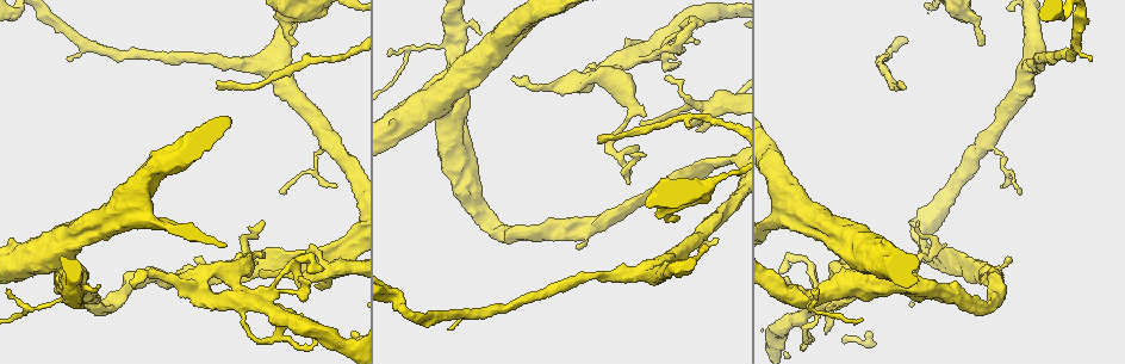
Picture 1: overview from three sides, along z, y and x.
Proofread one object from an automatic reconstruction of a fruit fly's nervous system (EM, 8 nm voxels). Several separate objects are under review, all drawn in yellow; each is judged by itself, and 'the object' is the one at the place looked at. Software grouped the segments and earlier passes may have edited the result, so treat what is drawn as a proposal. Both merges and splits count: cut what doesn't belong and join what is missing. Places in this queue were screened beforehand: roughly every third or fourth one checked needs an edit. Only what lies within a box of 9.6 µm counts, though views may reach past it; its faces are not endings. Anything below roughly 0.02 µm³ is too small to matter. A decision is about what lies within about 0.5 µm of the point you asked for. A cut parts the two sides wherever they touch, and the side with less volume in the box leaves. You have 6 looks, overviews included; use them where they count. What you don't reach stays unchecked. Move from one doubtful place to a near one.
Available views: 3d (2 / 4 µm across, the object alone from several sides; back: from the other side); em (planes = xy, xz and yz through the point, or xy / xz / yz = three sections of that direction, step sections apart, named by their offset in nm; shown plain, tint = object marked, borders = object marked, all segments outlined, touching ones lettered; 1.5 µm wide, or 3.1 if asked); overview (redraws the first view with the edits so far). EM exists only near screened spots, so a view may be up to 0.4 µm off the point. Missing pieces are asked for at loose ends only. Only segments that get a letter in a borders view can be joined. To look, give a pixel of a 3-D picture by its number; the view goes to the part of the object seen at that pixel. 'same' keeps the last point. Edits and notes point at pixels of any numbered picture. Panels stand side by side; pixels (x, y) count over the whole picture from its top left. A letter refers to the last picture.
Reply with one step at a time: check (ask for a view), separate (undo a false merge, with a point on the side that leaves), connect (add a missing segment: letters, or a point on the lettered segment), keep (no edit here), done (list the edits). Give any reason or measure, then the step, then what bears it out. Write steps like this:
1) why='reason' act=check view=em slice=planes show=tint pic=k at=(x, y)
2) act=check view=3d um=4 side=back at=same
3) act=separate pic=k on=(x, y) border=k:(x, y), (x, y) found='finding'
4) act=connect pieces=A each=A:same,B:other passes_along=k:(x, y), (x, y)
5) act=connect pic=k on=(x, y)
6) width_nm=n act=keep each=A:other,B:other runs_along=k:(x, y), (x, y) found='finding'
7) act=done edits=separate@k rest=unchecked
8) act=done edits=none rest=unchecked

why='branch stops here' act=check view=em slice=planes show=plain pic=1 at=(317, 285)

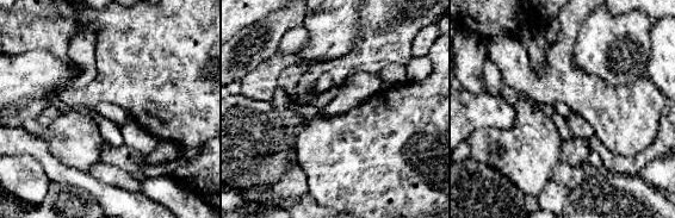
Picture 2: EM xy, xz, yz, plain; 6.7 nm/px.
why='what lies round it' act=check view=em slice=planes show=borders at=same

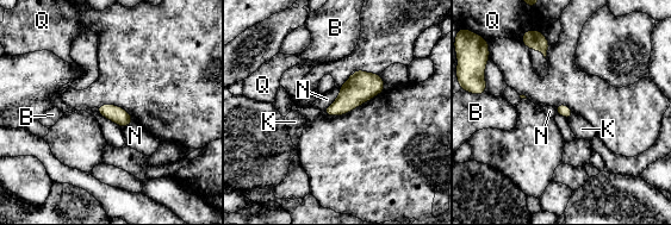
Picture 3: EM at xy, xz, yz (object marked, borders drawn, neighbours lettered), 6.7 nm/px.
longest_contact=N:190nm act=keep each=B:other,K:other,N:other,Q:other border=3:(573, 113), (567, 120) found='no lettered segment goes on from it'

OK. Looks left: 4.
why='arms part here' act=check view=em slice=planes show=plain pic=1 at=(577, 81)

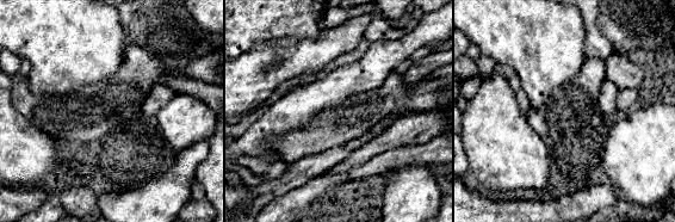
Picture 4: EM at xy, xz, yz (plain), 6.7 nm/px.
act=check view=em slice=planes show=borders at=same

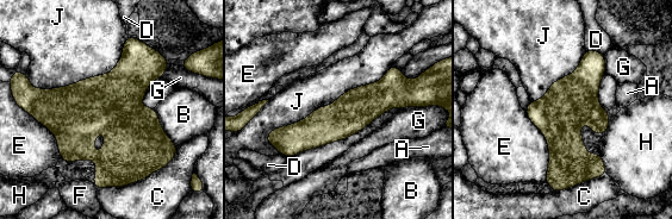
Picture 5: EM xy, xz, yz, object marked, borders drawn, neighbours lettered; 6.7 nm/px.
act=keep each=A:other,B:other,C:other,D:other,E:other,F:other,G:other,H:other,J:other runs_along=5:(595, 54), (565, 107), (557, 188) found='all the same neuron'

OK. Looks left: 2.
why='tapers out' act=check view=3d um=2 side=back pic=1 at=(264, 221)

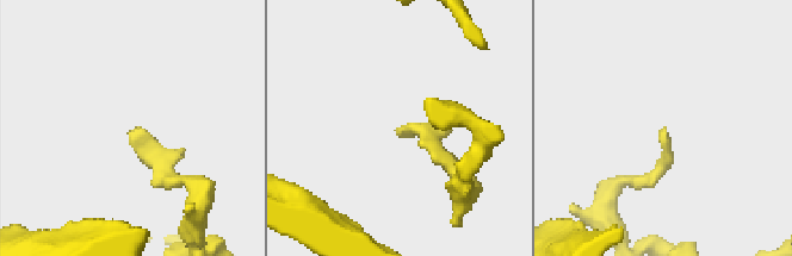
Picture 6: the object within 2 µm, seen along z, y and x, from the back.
why='shape alone is not enough' act=check view=em slice=planes show=borders pic=6 at=(665, 133)

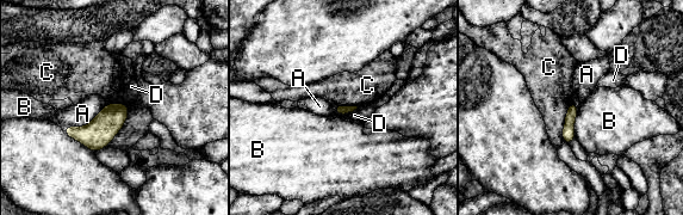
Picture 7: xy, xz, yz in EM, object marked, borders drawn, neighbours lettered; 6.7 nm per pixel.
act=keep each=A:other,B:other,C:other,D:other border=7:(571, 102), (565, 117), (563, 142) found='no lettered segment goes on from it'

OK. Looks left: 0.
act=done edits=none rest=unchecked

